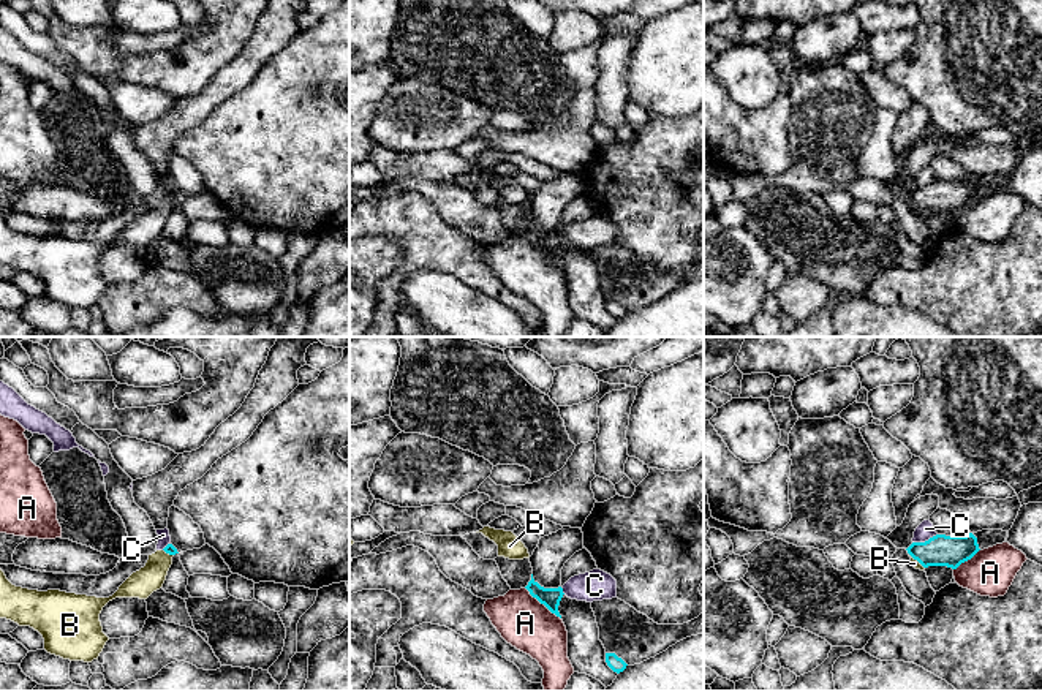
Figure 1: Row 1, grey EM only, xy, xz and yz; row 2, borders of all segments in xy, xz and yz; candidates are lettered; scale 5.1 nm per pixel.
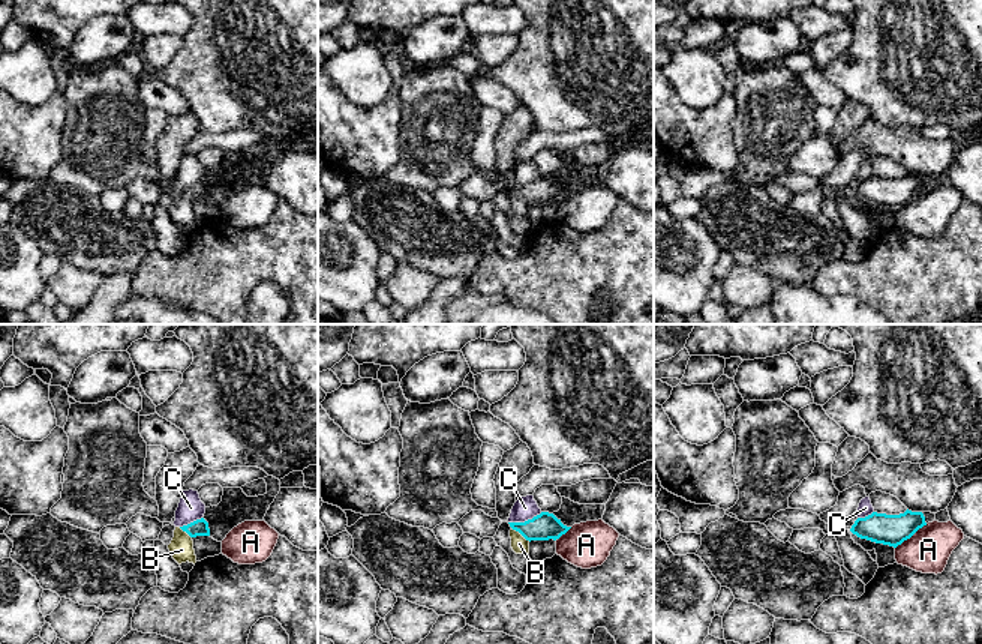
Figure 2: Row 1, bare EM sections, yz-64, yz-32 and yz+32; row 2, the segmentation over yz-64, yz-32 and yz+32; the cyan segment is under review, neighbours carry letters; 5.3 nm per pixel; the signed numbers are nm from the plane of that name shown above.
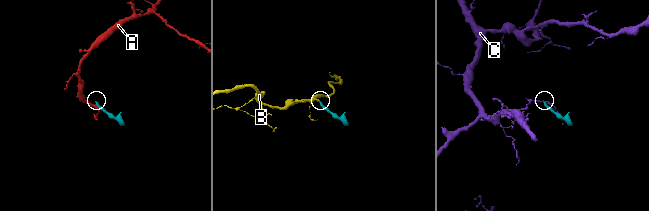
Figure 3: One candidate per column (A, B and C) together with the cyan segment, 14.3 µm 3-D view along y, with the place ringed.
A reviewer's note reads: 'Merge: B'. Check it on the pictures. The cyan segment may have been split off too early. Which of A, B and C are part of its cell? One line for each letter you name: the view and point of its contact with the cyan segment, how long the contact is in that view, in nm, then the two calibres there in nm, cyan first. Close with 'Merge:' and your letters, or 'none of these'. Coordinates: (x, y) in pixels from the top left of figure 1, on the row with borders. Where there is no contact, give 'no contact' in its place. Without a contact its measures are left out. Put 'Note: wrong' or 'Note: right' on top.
Note: right
B: contact yz (917, 560); length 110 nm; calibres 160 and 40 nm
Merge: B

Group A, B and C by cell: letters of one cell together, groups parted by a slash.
A / B / C

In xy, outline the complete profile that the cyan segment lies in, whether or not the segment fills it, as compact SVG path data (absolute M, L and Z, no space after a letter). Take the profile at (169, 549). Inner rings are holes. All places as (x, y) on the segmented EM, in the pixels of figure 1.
M168 544L149 555L145 566L133 572L109 598L16 587L0 569L0 618L38 631L51 655L92 663L109 640L100 621L103 607L115 598L147 599L163 587L176 553L177 549Z

